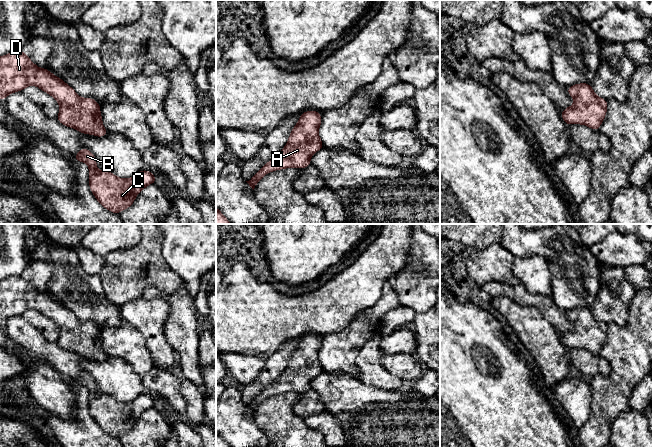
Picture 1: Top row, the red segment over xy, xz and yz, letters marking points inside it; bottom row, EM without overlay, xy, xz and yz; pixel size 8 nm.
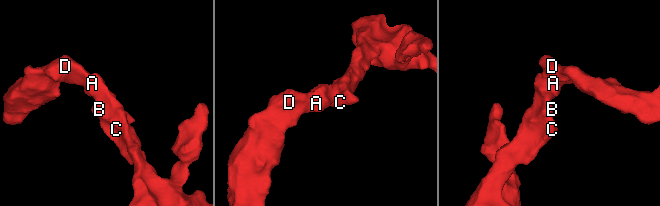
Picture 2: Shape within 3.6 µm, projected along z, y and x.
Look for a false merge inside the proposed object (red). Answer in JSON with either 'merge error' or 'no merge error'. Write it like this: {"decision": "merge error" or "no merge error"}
{"decision": "no merge error"}

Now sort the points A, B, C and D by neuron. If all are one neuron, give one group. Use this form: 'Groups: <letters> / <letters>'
Groups: A B C D

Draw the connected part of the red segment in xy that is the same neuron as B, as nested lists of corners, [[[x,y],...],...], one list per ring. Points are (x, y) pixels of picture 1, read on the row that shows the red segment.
[[[81,148],[73,159],[88,164],[89,187],[93,195],[104,208],[118,215],[132,206],[140,191],[157,182],[148,170],[142,170],[129,179],[120,179],[109,171],[98,171],[96,158],[87,148]]]

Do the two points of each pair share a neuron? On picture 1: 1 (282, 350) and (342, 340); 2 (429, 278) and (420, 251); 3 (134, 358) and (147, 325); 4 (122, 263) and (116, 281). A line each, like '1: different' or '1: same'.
1: different
2: same
3: different
4: same

